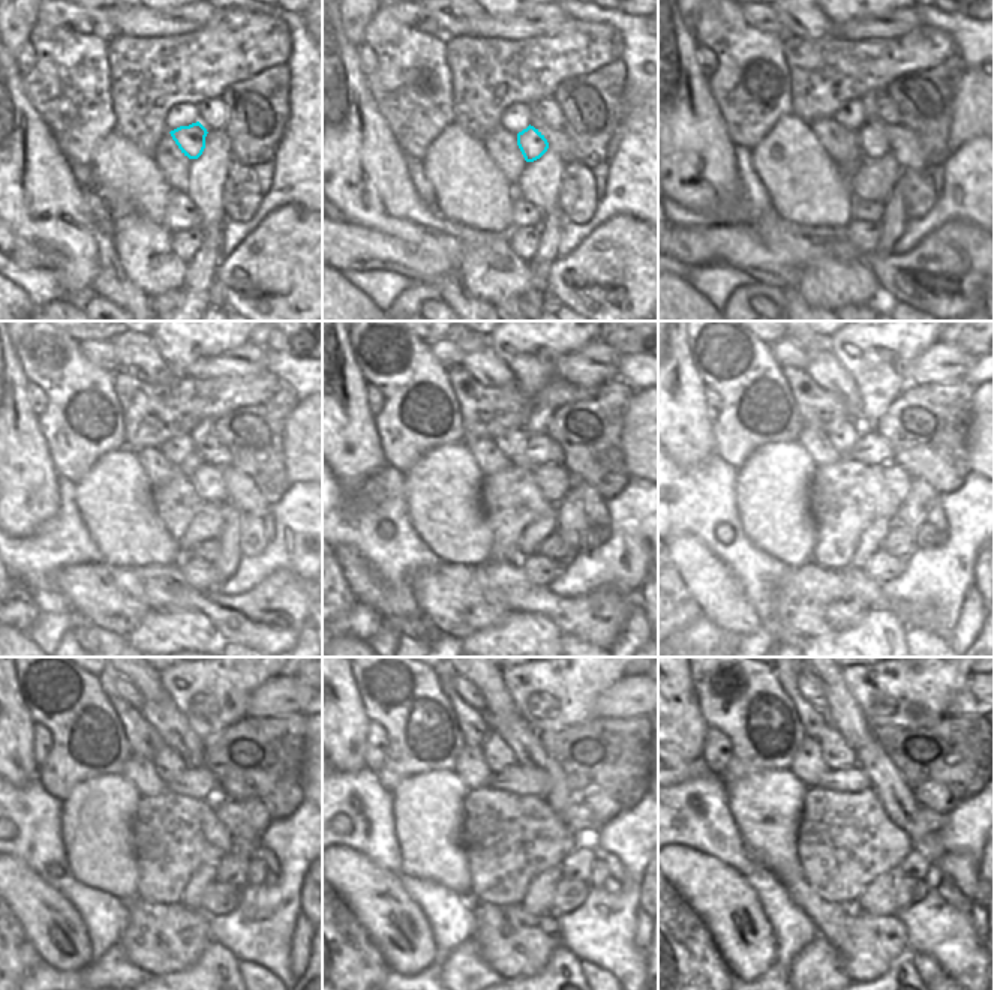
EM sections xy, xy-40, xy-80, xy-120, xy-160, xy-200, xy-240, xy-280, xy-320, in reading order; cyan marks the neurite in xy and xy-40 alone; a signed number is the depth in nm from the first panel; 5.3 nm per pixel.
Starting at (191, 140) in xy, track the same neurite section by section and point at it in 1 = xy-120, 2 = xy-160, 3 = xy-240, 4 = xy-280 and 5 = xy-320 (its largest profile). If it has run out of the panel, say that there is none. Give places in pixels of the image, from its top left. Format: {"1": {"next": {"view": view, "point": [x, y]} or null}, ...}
{"1": {"next": {"view": "xy-120", "point": [207, 480]}}, "2": {"next": {"view": "xy-160", "point": [555, 482]}}, "3": {"next": {"view": "xy-240", "point": [233, 815]}}, "4": {"next": {"view": "xy-280", "point": [577, 819]}}, "5": {"next": {"view": "xy-320", "point": [933, 821]}}}

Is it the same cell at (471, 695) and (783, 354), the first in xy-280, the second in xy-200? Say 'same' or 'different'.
same

